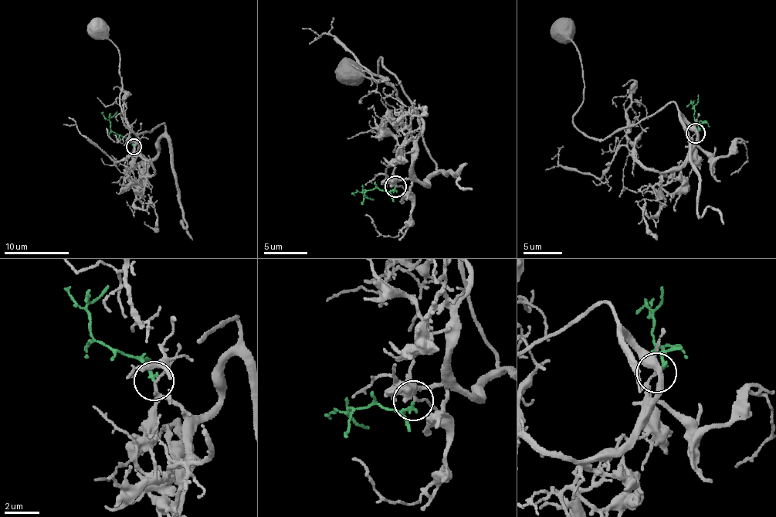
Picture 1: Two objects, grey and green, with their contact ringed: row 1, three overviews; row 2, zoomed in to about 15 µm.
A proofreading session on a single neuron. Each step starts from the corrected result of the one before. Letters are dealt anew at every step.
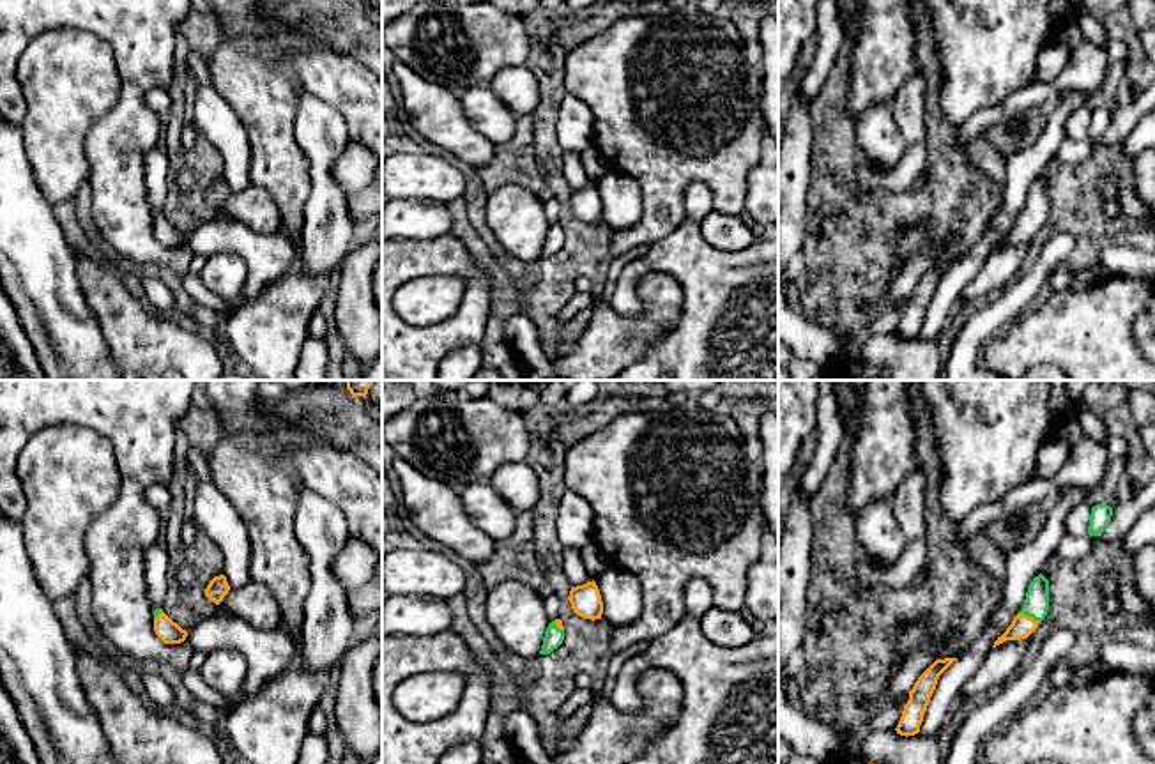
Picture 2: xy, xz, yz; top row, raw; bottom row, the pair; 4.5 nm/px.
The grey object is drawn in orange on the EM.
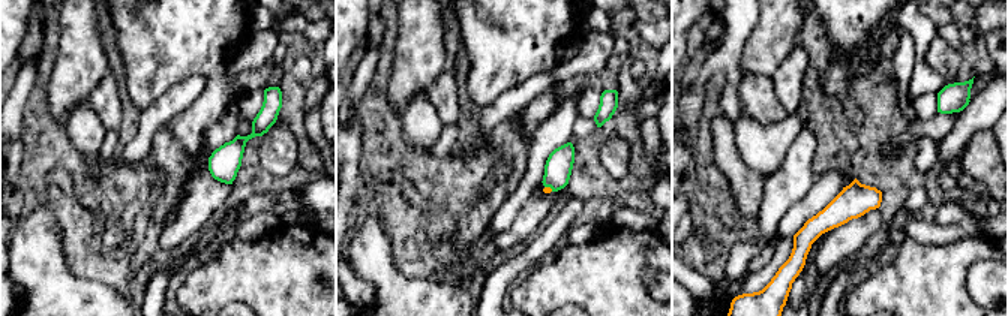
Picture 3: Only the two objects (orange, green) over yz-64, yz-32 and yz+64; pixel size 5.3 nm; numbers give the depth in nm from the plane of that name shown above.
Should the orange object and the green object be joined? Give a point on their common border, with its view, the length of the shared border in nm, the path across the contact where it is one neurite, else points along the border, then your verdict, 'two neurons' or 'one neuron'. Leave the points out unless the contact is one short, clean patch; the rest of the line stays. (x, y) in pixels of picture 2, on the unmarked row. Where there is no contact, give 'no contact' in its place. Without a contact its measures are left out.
meets orange in yz at (1030, 221); contact 110 nm long; runs through yz (1023, 230), (1030, 221), (1035, 209); one neuron

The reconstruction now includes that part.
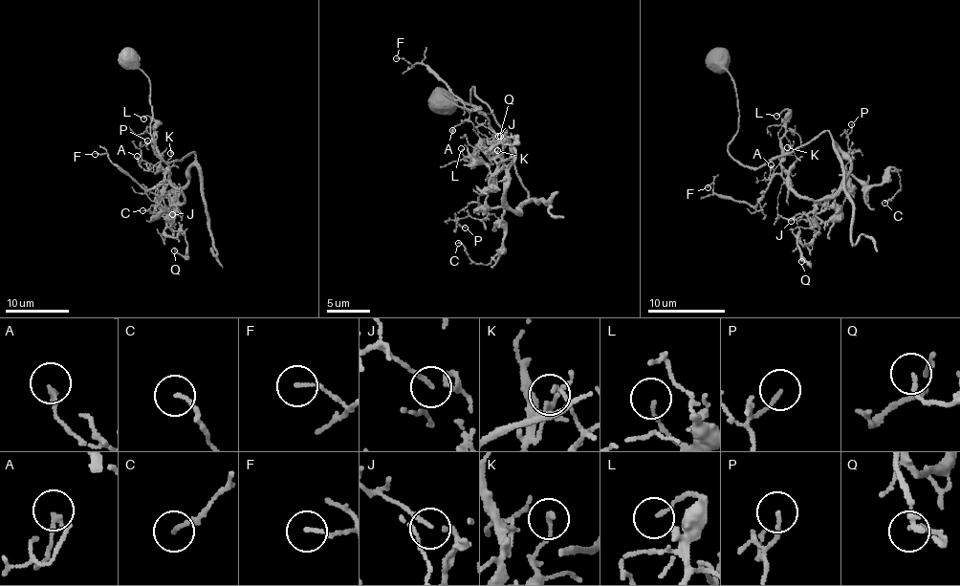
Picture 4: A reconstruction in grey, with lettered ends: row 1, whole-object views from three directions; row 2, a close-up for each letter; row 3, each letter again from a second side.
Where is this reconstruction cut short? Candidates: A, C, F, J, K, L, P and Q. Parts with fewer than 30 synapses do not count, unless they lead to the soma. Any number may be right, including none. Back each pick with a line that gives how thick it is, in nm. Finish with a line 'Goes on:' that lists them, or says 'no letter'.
Goes on: no letter

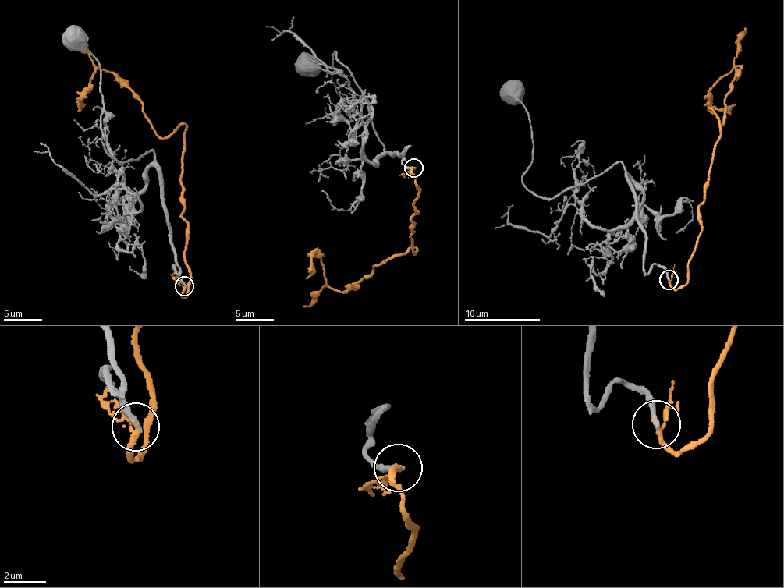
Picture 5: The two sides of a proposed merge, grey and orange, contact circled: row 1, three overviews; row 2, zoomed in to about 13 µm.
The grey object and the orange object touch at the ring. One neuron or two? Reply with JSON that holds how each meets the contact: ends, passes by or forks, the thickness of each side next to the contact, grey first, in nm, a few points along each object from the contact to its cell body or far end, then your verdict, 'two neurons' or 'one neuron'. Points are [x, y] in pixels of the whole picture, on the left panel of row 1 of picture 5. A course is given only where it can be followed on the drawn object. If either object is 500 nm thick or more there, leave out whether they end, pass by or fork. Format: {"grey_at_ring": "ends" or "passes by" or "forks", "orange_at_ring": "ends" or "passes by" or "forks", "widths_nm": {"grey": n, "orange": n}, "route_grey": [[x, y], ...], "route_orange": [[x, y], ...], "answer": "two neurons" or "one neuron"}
{"grey_at_ring": "ends", "orange_at_ring": "forks", "widths_nm": {"grey": 240, "orange": 140}, "route_grey": [[185, 286], [173, 267], [177, 274], [154, 151], [122, 164], [113, 158], [104, 140], [100, 65], [75, 35]], "route_orange": [[185, 286], [183, 297], [185, 125], [158, 136], [141, 101], [108, 71], [96, 69], [75, 101]], "answer": "one neuron"}

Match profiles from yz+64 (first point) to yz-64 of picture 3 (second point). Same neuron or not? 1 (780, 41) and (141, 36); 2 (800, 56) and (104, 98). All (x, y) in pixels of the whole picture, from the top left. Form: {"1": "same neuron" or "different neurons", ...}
{"1": "different neurons", "2": "same neuron"}

